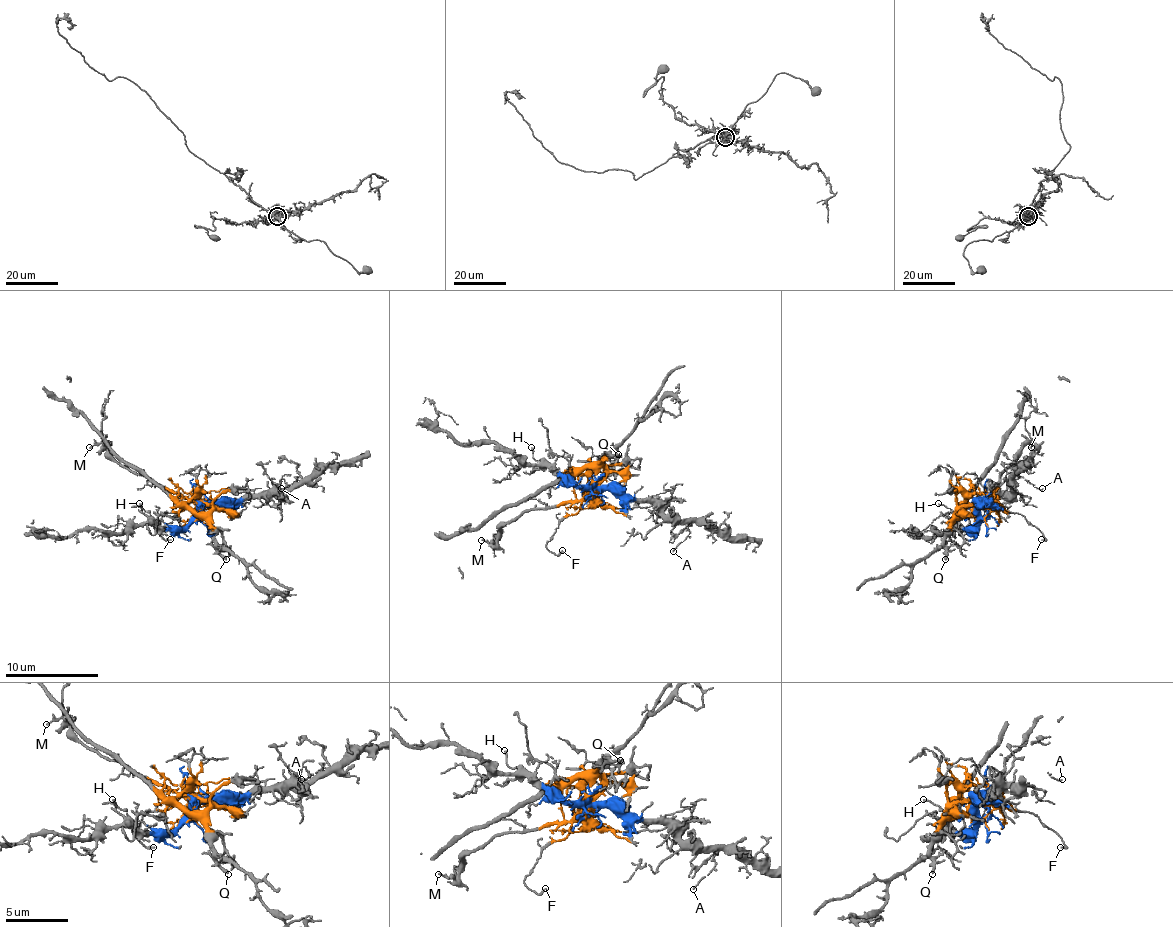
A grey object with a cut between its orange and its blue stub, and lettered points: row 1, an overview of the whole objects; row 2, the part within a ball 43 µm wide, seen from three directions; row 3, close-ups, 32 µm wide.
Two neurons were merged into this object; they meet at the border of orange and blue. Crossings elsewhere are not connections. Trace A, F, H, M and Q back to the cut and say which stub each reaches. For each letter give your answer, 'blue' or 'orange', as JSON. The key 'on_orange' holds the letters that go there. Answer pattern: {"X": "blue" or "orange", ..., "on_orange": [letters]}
{"A": "blue", "F": "orange", "H": "blue", "M": "orange", "Q": "orange", "on_orange": ["F", "M", "Q"]}

